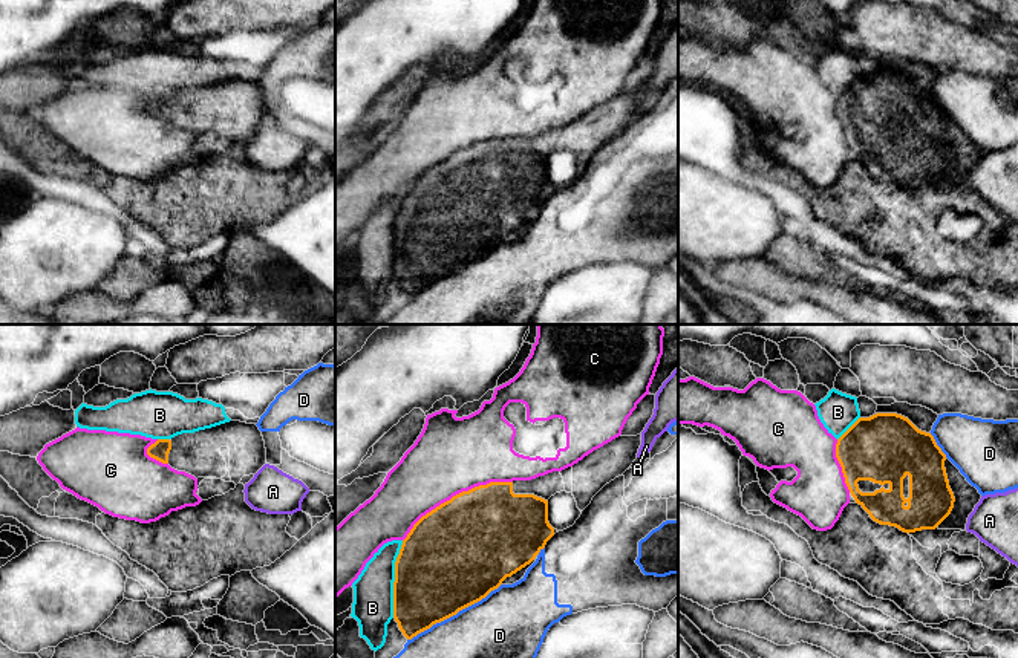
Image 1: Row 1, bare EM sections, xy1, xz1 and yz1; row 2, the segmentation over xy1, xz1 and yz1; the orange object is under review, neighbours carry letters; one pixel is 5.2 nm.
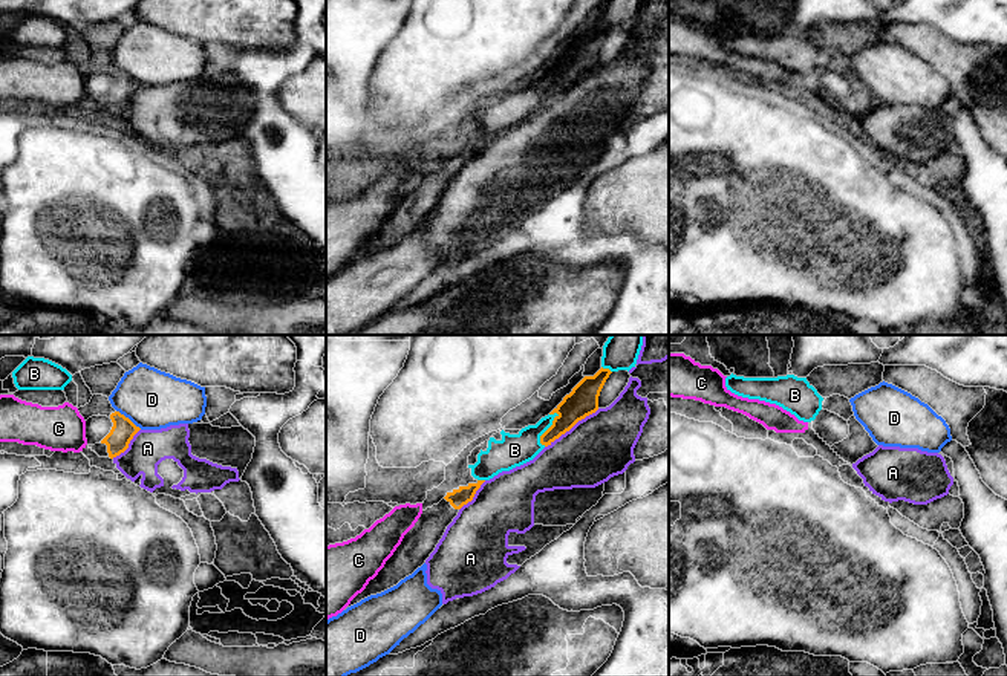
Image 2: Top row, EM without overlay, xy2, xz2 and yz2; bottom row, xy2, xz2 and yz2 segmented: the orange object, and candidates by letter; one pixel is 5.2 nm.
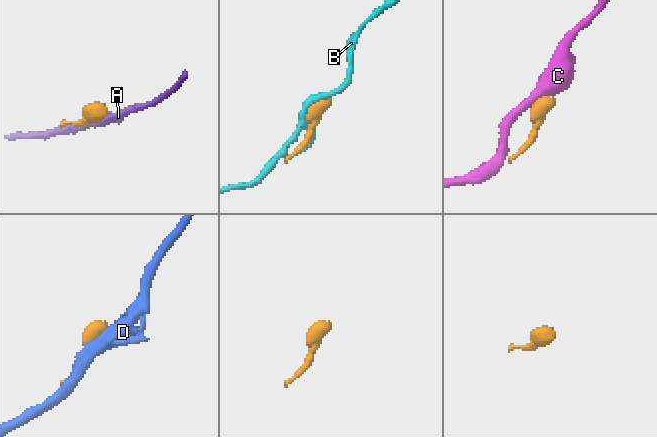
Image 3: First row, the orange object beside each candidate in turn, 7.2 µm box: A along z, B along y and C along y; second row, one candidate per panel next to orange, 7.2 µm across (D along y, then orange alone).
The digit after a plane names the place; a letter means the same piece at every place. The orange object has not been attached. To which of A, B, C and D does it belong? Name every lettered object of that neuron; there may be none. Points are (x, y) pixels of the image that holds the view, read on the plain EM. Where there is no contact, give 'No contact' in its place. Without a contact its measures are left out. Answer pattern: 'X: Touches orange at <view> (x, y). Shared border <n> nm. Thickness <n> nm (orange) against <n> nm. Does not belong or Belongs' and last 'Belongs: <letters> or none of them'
A: Touches orange at xz2 (571, 84). Shared border 360 nm. Thickness 160 nm (orange) against 340 nm. Does not belong
B: Touches orange at xz1 (395, 236). Shared border 420 nm. Thickness 480 nm (orange) against 220 nm. Does not belong
C: Touches orange at xz1 (456, 152). Shared border 650 nm. Thickness 500 nm (orange) against 400 nm. Does not belong
D: Touches orange at xz1 (453, 271). Shared border 600 nm. Thickness 480 nm (orange) against 480 nm. Does not belong
Belongs: none of them

